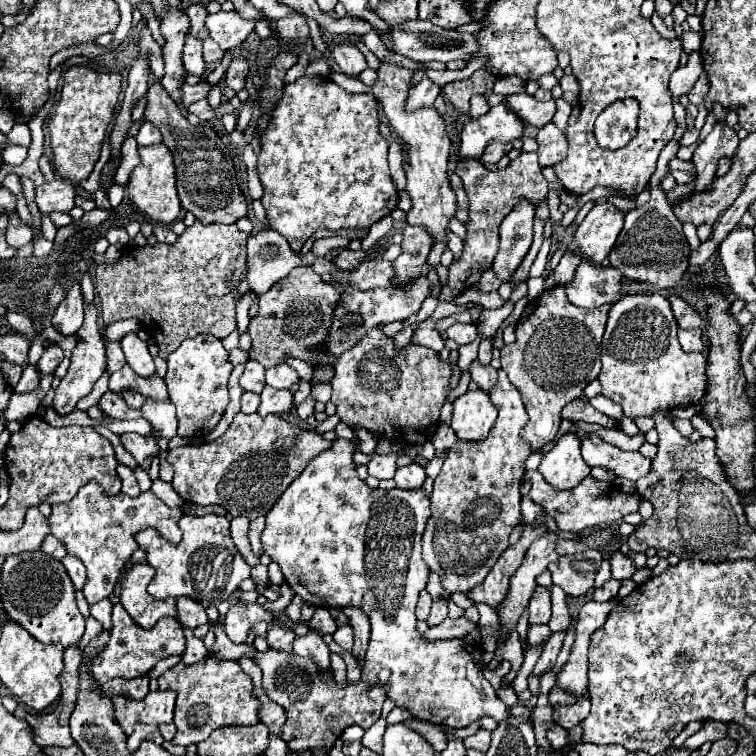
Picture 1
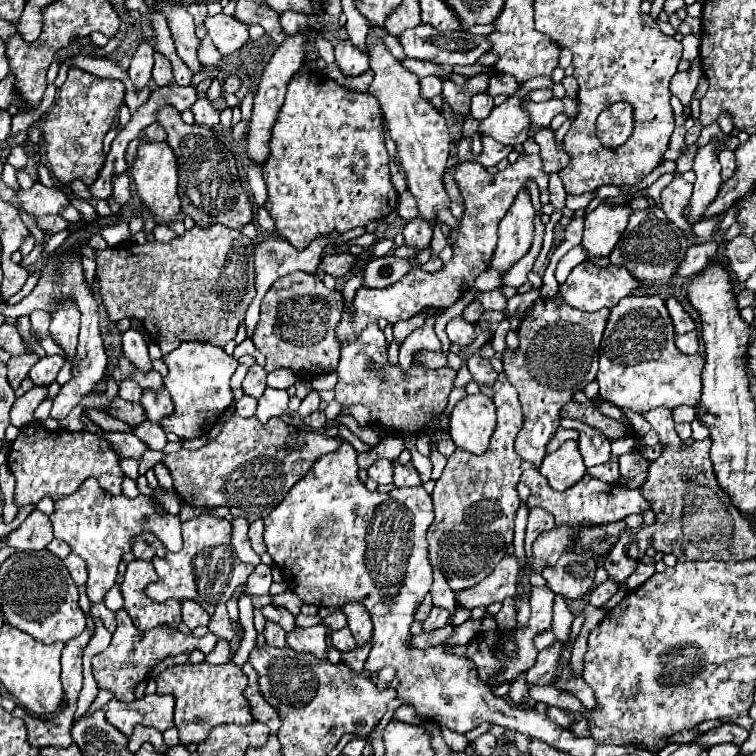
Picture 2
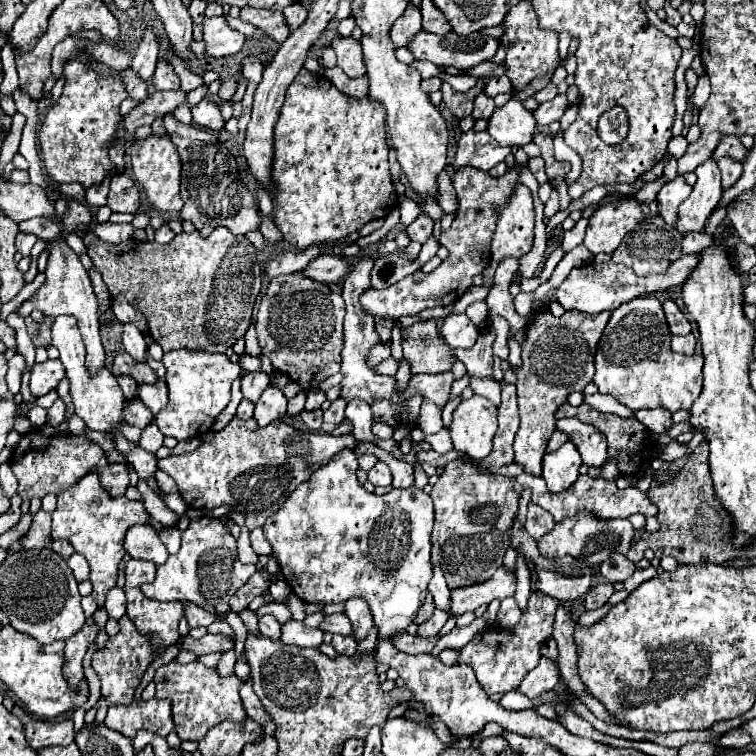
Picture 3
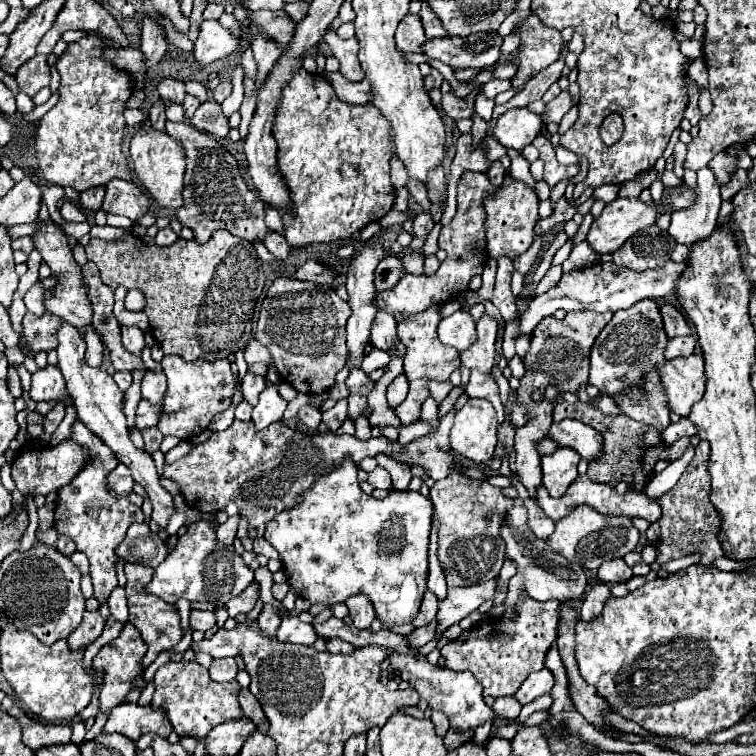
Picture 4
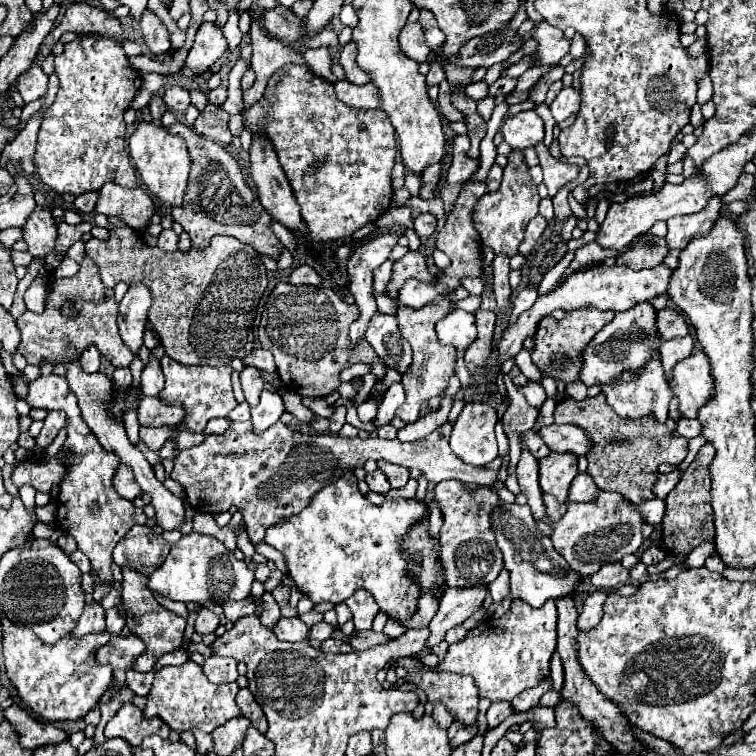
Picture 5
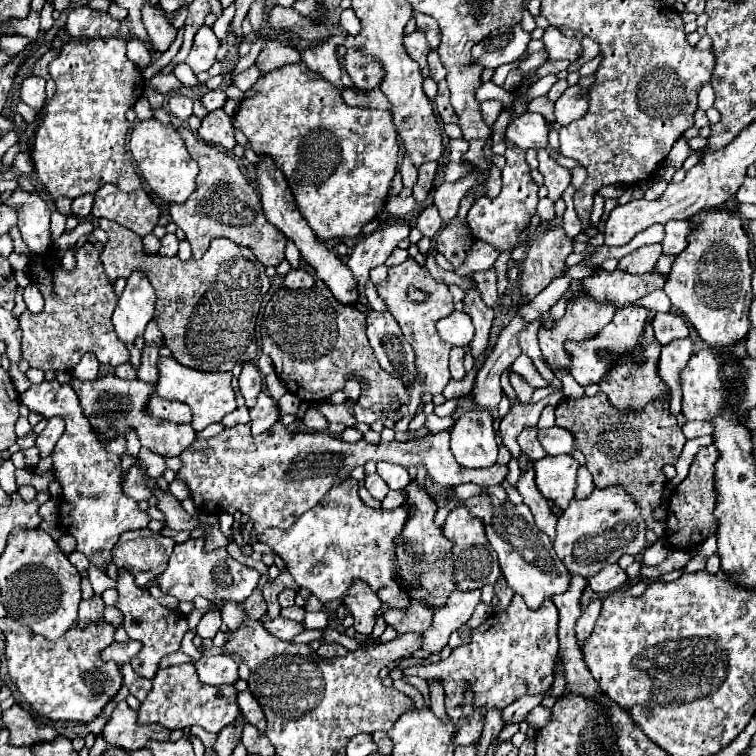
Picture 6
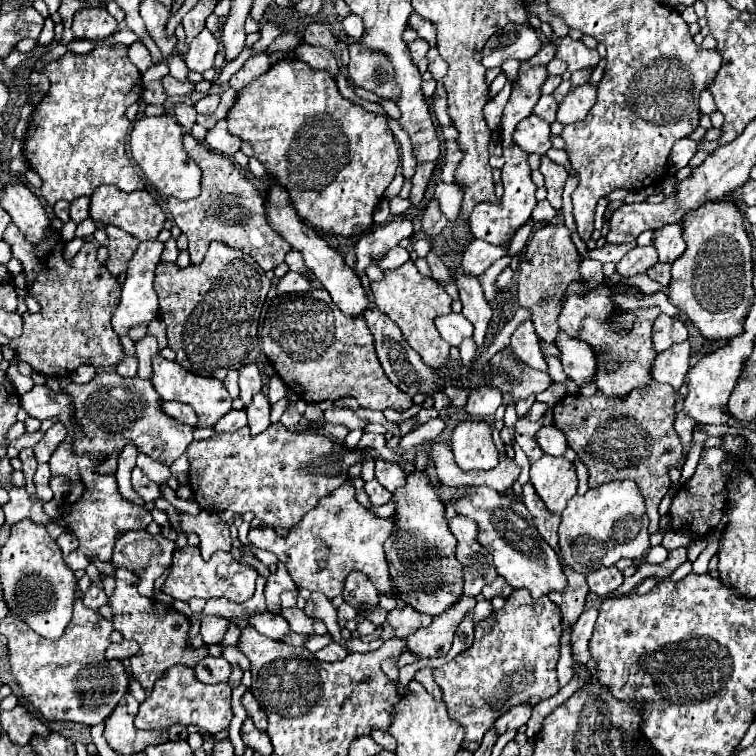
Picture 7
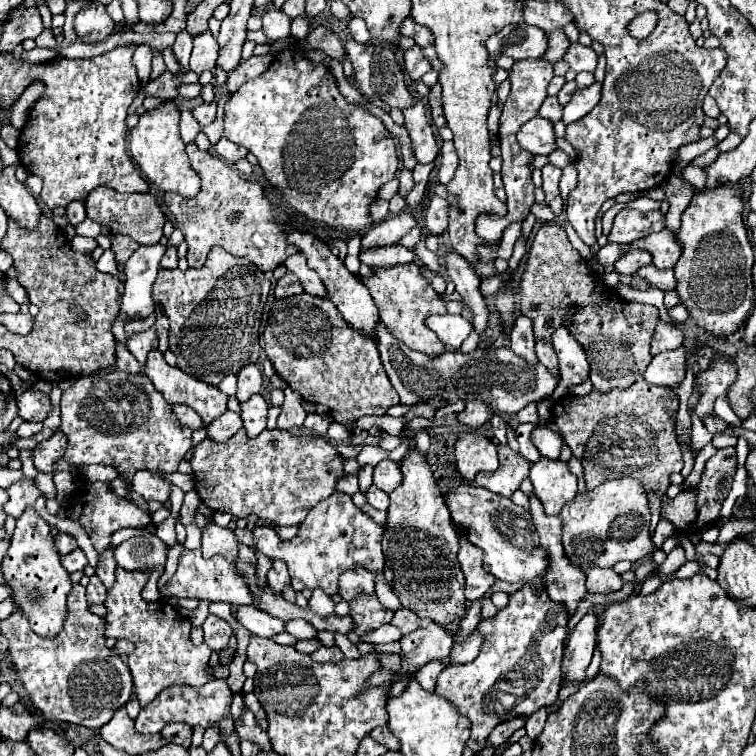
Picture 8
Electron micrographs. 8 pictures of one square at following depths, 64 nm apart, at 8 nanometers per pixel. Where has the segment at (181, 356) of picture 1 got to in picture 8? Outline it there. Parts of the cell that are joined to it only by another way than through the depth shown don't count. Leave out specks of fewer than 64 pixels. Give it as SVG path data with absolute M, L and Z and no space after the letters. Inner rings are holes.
M152 350L148 354L148 362L146 362L146 376L152 380L152 384L158 388L158 392L162 392L162 396L166 396L166 402L174 404L186 404L190 408L194 408L198 412L198 416L202 418L204 426L208 426L212 420L216 420L218 416L222 416L228 408L226 408L226 402L228 402L228 396L218 388L218 386L212 386L212 384L206 384L198 378L192 378L188 376L186 372L182 372L178 366L170 366L166 364L164 356L160 350Z

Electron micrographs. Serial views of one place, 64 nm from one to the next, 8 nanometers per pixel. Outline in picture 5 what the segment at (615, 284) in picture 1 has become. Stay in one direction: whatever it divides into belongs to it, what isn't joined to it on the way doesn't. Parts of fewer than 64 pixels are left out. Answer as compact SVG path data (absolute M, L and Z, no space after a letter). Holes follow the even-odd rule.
M596 264L588 270L580 270L580 272L572 272L570 276L566 276L566 280L554 288L552 292L538 296L538 300L534 302L534 306L526 312L522 312L518 316L518 322L510 328L504 330L504 338L500 342L500 358L496 366L490 366L490 374L488 378L494 380L500 372L502 362L508 356L516 356L522 348L522 342L532 336L536 332L536 326L540 322L540 318L548 316L554 310L578 310L578 308L598 308L598 310L612 310L612 312L622 312L622 310L630 310L634 304L644 302L644 300L652 300L654 296L666 294L668 288L668 280L670 280L670 272L674 272L674 268L666 268L664 264L660 264L658 268L650 268L650 270L638 270L634 272L632 268L626 266L606 266L606 264Z

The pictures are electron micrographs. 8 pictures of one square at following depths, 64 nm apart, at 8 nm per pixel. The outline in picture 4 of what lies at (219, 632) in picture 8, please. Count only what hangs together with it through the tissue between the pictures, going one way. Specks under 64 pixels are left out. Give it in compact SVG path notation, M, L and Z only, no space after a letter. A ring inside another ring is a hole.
M192 610L192 612L190 612L190 628L192 628L192 630L202 630L202 632L206 632L206 630L212 628L214 624L216 624L214 612L202 612L202 610Z

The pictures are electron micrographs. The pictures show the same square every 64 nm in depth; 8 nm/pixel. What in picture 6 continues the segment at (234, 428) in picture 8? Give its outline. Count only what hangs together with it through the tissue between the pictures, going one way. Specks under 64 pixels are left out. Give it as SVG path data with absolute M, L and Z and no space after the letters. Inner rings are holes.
M246 406L236 408L234 412L230 412L230 414L222 420L224 426L236 426L236 424L246 424L246 422L248 422L248 408L246 408Z

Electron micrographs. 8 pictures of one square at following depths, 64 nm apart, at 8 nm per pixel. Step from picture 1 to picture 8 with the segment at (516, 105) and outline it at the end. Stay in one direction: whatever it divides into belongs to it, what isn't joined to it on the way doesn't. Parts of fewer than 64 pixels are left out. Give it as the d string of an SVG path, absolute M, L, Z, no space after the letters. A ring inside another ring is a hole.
M592 84L588 88L578 88L570 102L562 108L562 122L570 124L584 118L596 104L600 102L600 84Z

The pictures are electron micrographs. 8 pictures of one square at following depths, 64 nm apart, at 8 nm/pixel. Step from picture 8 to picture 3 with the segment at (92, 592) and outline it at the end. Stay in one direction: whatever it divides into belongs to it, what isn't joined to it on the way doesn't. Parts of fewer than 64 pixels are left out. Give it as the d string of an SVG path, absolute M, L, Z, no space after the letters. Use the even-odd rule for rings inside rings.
M86 618L86 624L82 626L80 632L70 636L66 640L64 648L64 676L70 688L78 688L78 684L84 680L84 668L82 668L82 658L86 656L88 646L94 642L98 634L98 628L94 626L92 618Z

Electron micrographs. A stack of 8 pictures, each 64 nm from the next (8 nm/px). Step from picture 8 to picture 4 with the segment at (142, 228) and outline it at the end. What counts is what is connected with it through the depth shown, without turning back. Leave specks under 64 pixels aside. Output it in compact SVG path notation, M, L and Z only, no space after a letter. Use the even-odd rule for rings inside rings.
M110 180L110 184L106 184L102 210L106 210L108 214L128 216L132 222L136 222L140 216L146 214L148 206L148 198L132 180Z

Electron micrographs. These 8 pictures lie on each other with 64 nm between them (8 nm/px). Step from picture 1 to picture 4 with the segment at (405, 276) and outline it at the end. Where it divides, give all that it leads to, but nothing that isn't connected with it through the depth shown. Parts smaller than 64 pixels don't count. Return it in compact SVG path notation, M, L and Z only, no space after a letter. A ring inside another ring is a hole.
M418 214L416 218L414 218L414 224L412 224L412 234L416 236L416 238L426 238L428 236L428 232L434 228L434 222L432 222L432 216L430 214Z

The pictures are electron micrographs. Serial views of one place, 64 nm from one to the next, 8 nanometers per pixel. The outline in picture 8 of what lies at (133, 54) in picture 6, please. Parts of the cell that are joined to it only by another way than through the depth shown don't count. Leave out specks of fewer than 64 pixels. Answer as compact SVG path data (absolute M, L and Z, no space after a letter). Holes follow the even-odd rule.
M142 44L138 46L138 50L134 52L134 66L138 70L138 76L140 76L140 82L146 84L150 80L150 60L152 60L152 50L148 44Z

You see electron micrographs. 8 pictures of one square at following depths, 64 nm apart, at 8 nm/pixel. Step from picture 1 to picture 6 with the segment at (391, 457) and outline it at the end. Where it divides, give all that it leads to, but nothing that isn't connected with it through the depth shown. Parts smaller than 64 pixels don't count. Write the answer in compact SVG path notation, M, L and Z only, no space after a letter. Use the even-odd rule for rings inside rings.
M374 472L374 474L370 474L370 476L366 476L366 490L376 498L376 500L384 500L384 496L388 494L388 490L390 488L386 488L386 482L384 480L380 480L380 476Z

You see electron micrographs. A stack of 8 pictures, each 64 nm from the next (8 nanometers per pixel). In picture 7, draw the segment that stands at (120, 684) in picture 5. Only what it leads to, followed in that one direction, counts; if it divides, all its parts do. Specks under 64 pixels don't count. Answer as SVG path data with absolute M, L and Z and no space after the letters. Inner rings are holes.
M120 642L120 644L110 644L106 650L106 660L126 660L134 652L138 652L138 644L134 642Z

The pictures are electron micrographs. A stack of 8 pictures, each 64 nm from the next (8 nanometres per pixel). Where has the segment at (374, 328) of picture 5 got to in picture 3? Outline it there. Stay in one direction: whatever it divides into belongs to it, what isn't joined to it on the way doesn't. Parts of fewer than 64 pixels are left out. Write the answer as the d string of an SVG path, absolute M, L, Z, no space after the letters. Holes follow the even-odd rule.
M376 318L376 332L380 334L380 340L382 342L388 342L390 340L392 326L394 326L394 320L390 320L390 318Z

